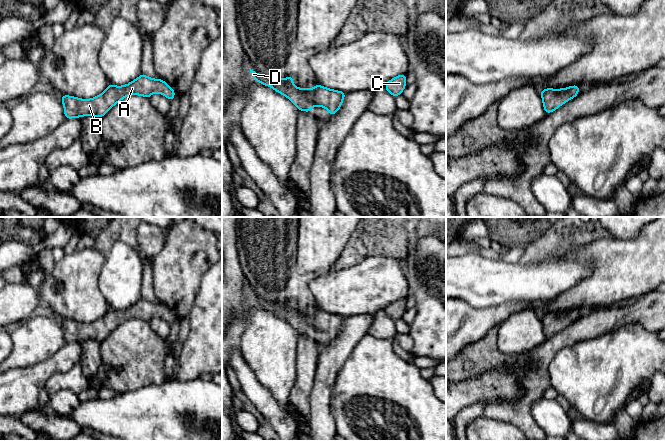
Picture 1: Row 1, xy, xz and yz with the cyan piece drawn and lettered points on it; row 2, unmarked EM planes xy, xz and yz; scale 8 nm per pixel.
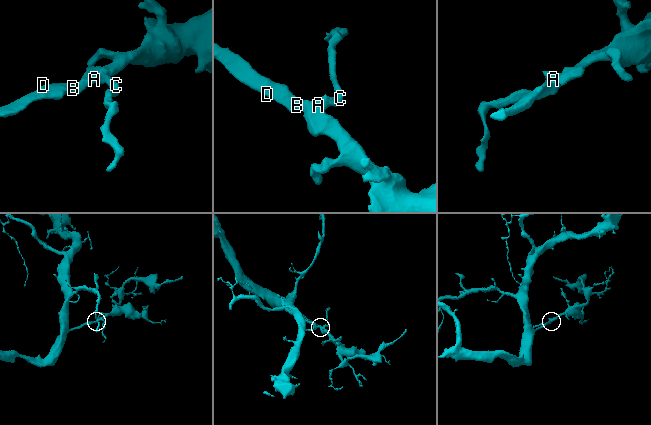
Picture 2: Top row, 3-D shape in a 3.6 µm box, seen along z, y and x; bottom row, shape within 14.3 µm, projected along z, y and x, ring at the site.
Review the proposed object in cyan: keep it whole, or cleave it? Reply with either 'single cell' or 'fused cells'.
single cell

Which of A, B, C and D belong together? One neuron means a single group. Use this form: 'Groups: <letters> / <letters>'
Groups: A B C D

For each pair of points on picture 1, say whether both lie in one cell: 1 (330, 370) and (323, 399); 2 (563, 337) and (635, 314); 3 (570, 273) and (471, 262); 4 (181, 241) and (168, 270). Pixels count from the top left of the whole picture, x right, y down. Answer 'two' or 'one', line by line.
1: one
2: one
3: one
4: one

